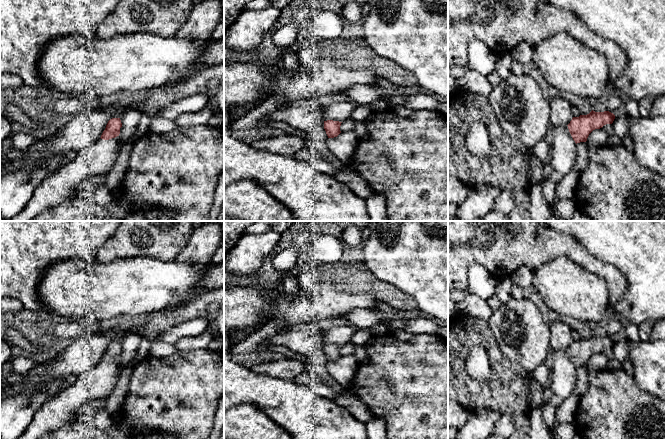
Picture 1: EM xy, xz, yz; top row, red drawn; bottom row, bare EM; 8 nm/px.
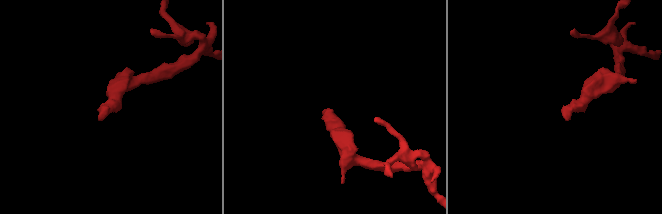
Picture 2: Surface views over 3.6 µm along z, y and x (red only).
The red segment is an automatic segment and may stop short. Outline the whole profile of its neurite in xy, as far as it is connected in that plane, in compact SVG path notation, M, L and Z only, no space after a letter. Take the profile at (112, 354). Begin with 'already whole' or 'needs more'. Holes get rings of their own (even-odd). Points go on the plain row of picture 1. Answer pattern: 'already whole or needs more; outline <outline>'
needs more; outline M120 342L108 345L101 361L77 377L74 384L51 397L36 413L29 427L18 439L38 439L59 430L78 417L77 411L88 400L107 399L115 390L120 370Z

